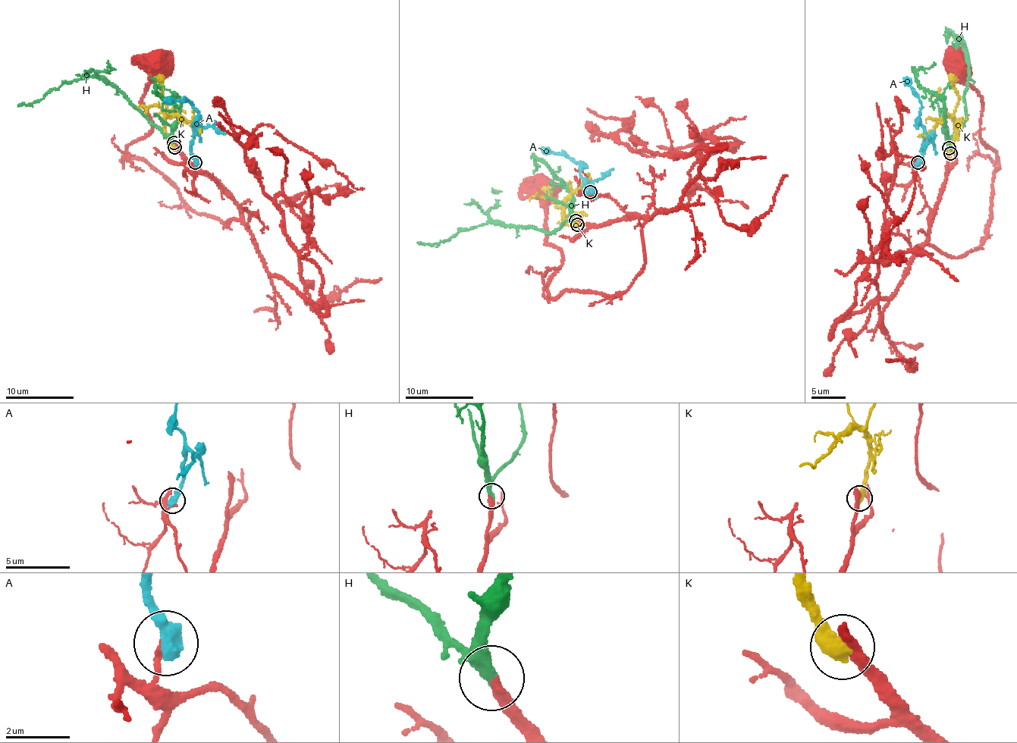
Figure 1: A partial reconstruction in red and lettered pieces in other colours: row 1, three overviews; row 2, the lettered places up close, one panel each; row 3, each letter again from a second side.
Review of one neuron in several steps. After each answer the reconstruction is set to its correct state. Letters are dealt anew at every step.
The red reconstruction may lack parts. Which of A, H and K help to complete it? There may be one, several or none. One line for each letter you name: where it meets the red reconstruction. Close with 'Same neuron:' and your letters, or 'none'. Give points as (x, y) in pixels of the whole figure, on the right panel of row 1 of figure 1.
H: Touches red at (949, 148)
Same neuron: H

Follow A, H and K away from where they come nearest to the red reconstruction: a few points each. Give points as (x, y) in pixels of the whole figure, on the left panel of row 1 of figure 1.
A: (194, 162), (192, 151), (193, 124), (196, 121), (198, 110), (189, 101), (164, 101)
H: (174, 142), (114, 86), (95, 77), (64, 82), (39, 100), (17, 105)
K: (174, 147), (165, 131), (164, 115), (185, 117), (196, 130), (200, 129), (199, 133)

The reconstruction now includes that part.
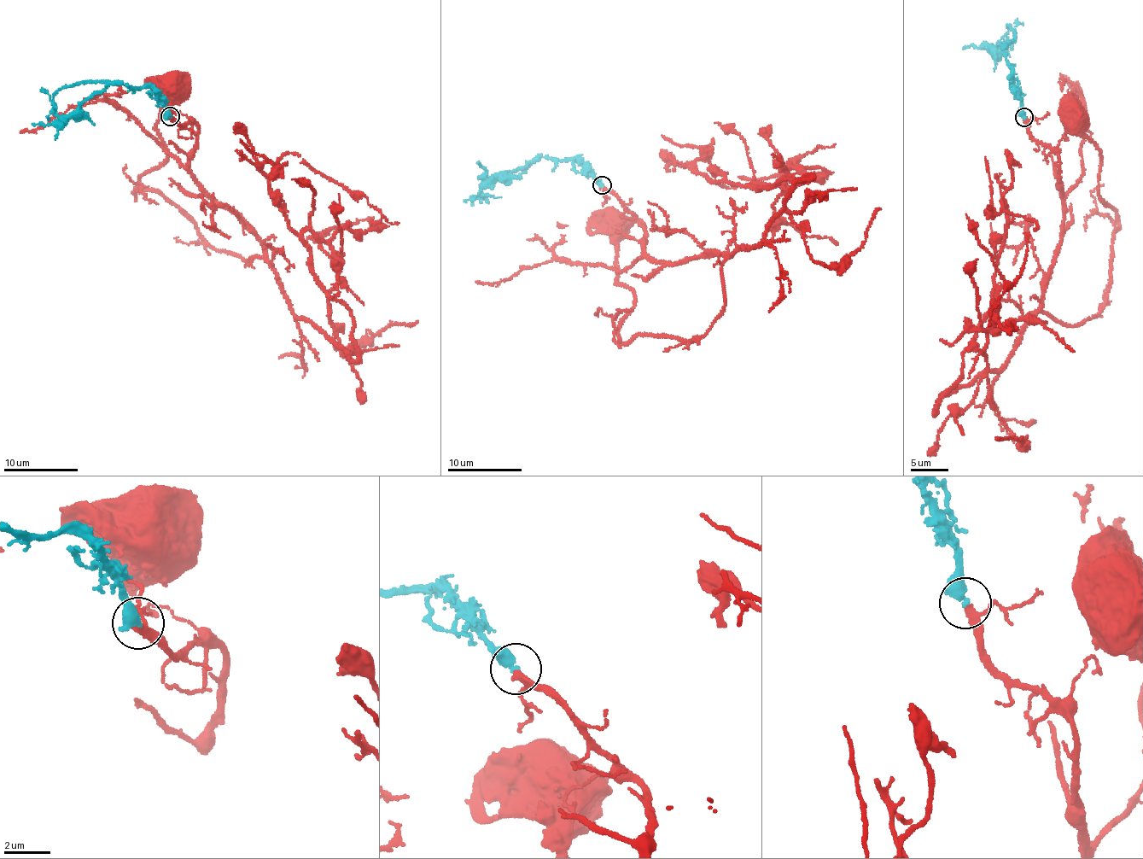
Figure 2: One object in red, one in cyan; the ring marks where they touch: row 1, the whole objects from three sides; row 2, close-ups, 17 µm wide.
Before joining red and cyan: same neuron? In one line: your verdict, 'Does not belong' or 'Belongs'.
Belongs

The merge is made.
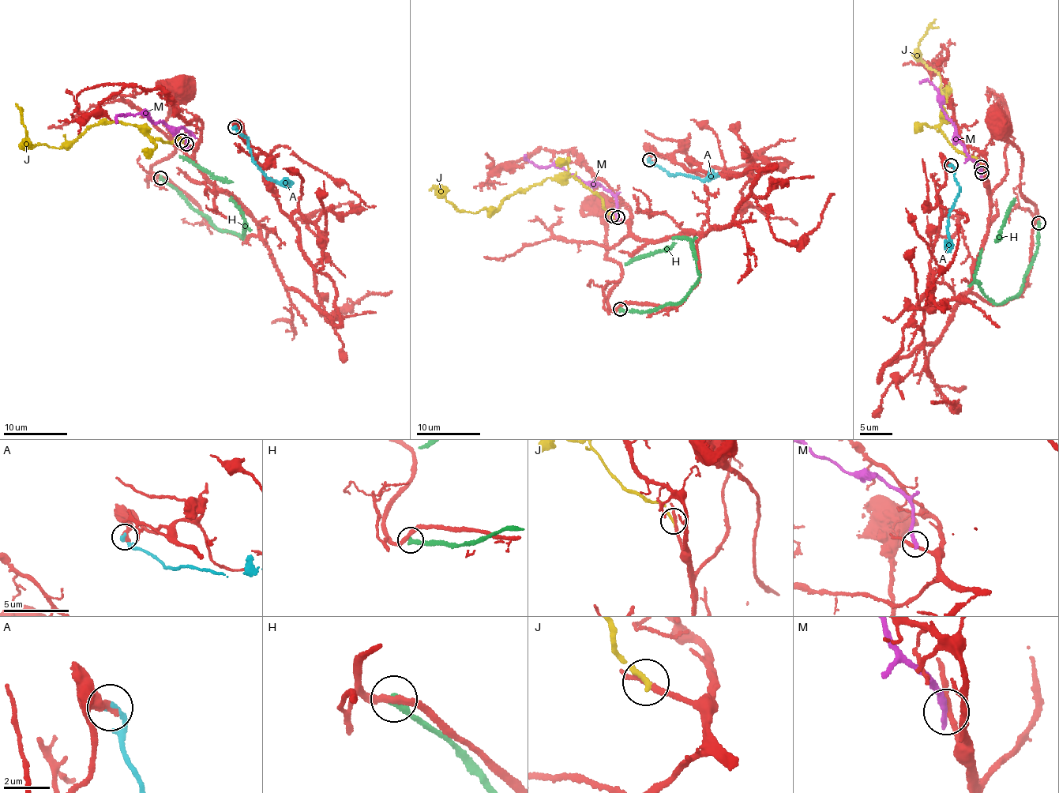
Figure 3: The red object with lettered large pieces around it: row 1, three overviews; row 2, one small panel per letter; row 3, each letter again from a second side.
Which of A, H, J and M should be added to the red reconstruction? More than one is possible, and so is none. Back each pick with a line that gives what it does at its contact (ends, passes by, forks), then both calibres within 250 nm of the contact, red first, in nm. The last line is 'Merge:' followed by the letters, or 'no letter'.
A: it ends there; 400 nm thick on the red side, 360 nm on the other
Merge: A

